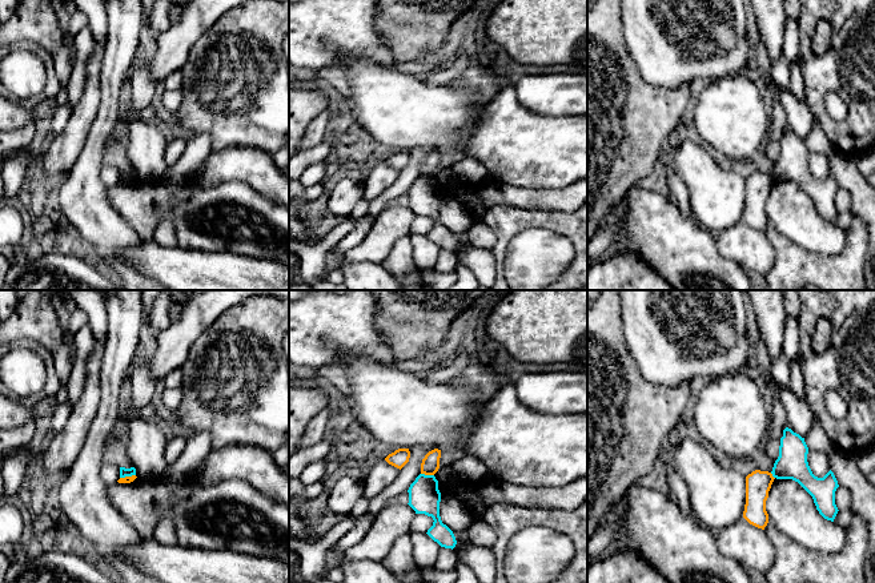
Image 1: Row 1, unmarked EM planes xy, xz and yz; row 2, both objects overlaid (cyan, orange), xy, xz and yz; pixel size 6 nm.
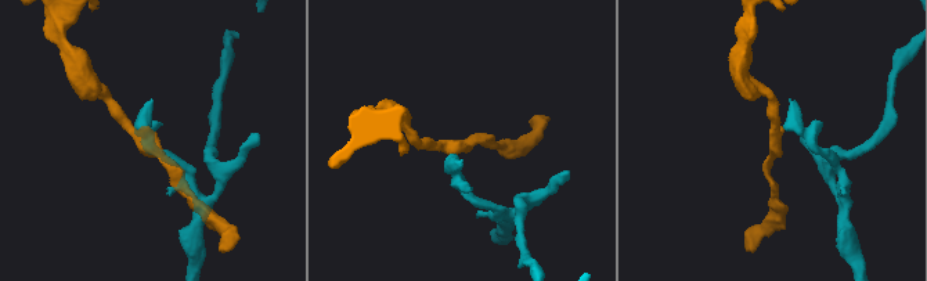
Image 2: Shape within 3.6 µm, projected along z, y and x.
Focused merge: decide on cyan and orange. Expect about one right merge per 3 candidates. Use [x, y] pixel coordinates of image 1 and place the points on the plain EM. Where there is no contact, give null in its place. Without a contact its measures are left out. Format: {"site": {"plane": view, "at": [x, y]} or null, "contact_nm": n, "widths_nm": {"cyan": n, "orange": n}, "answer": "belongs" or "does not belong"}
{"site": {"plane": "xz", "at": [428, 177]}, "contact_nm": 80, "widths_nm": {"cyan": 190, "orange": 110}, "answer": "does not belong"}

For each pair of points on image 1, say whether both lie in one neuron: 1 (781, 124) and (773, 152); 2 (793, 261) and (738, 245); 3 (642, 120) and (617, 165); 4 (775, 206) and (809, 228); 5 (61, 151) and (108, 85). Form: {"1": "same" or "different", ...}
{"1": "same", "2": "different", "3": "same", "4": "same", "5": "different"}

